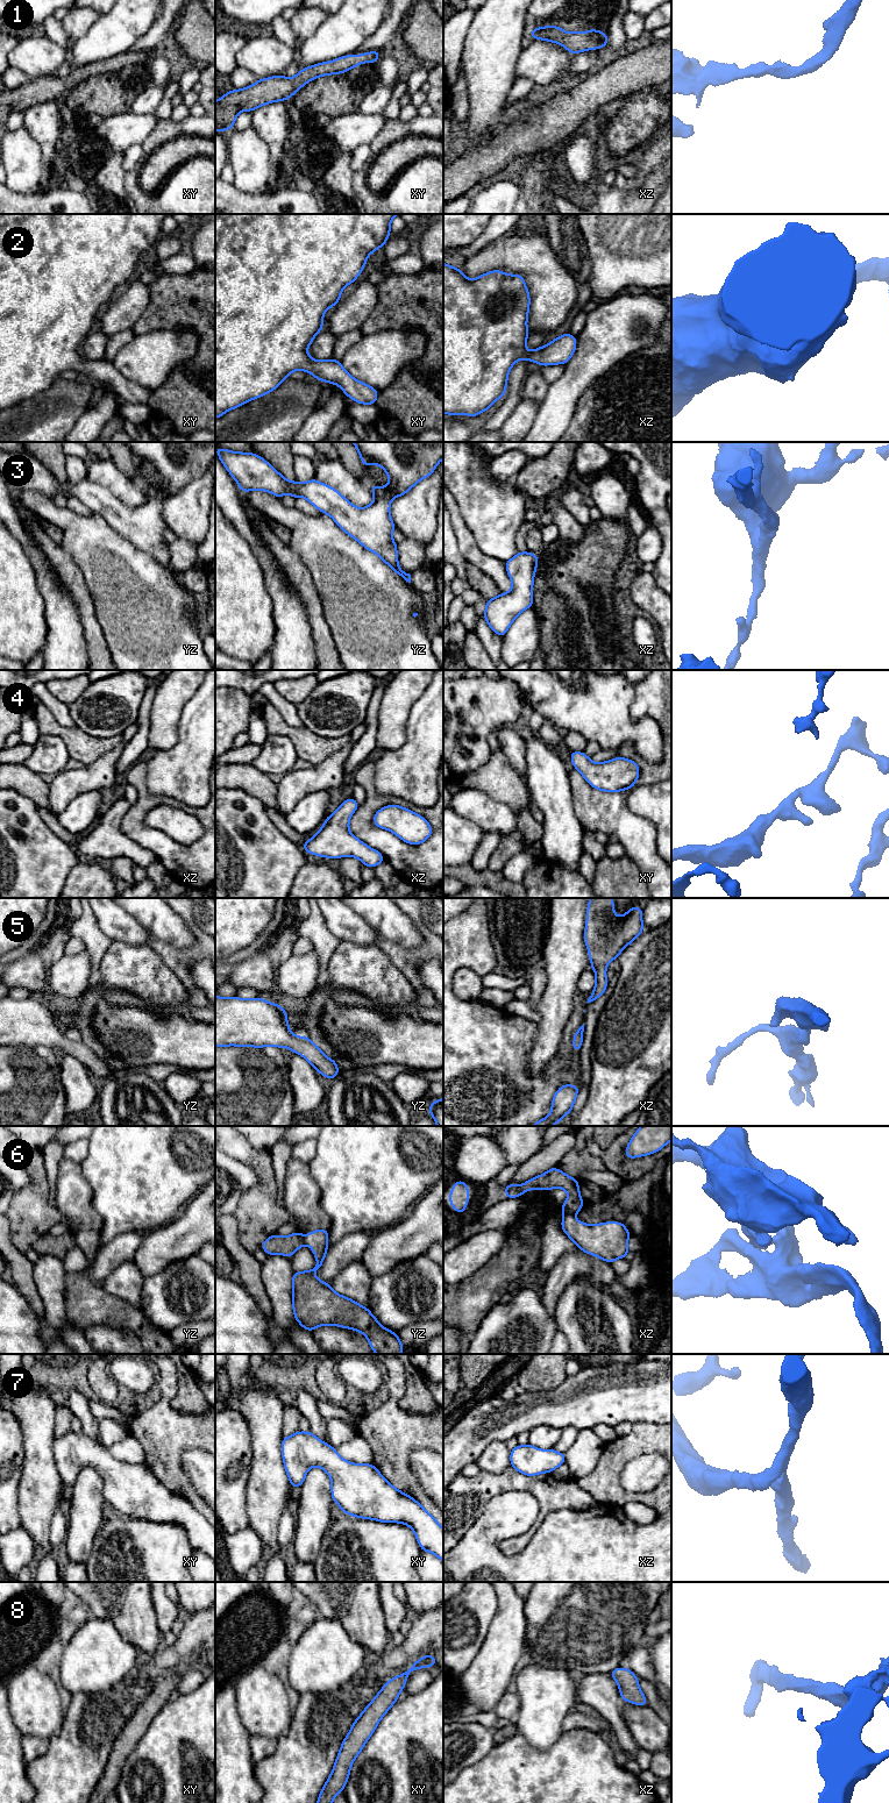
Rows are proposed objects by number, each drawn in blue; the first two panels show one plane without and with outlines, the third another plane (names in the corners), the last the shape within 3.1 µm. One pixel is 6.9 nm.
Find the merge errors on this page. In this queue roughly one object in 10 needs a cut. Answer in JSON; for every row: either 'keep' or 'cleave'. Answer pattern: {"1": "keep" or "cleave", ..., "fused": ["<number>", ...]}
{"1": "keep", "2": "keep", "3": "keep", "4": "keep", "5": "keep", "6": "cleave", "7": "keep", "8": "keep", "fused": ["6"]}

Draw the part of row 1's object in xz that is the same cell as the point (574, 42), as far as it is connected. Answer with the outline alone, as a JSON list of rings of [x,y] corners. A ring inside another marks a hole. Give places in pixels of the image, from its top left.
[[[559,26],[541,27],[529,30],[533,40],[545,40],[559,43],[564,47],[571,55],[576,55],[589,49],[599,49],[609,45],[607,33],[591,29],[588,33],[567,33]]]

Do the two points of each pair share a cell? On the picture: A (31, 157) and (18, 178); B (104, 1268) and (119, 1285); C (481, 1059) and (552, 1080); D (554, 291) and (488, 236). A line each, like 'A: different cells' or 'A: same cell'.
A: same cell
B: different cells
C: same cell
D: different cells

